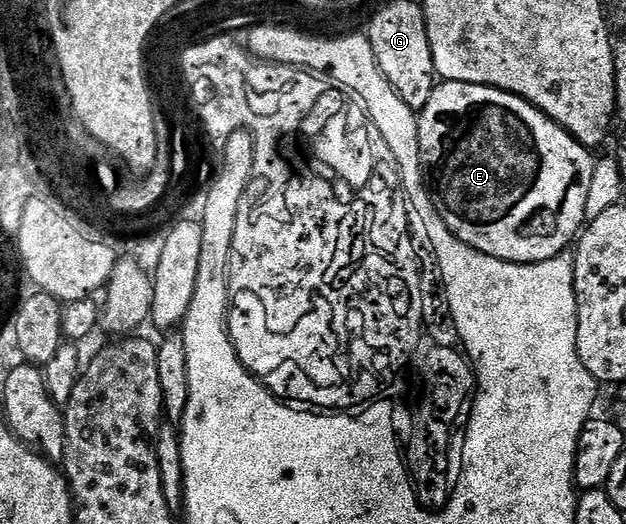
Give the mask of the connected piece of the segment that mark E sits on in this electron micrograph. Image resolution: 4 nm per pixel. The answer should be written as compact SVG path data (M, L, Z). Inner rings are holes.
M441 81L431 91L427 105L421 109L417 118L417 139L419 141L419 159L421 171L427 182L433 209L439 213L447 227L467 247L475 247L475 251L483 251L483 255L491 255L495 259L503 259L520 265L530 265L540 261L556 259L560 253L566 252L574 244L575 238L580 234L586 224L585 215L586 197L591 183L595 157L590 150L580 145L561 125L542 113L540 109L529 101L516 97L502 89L492 89L489 85L472 85L462 81Z

